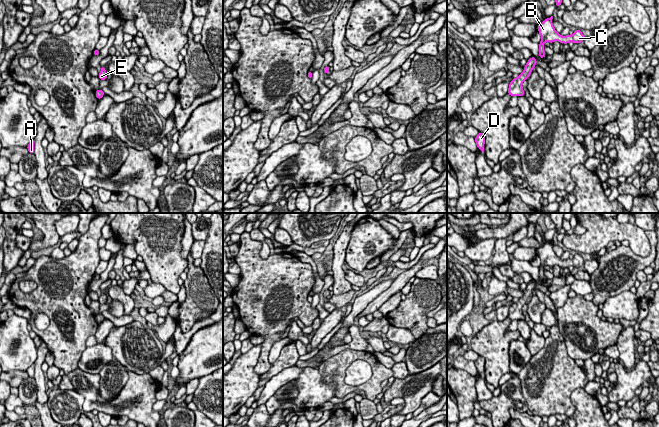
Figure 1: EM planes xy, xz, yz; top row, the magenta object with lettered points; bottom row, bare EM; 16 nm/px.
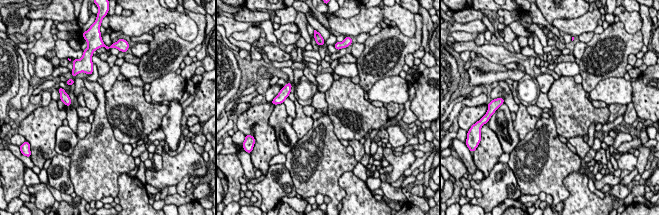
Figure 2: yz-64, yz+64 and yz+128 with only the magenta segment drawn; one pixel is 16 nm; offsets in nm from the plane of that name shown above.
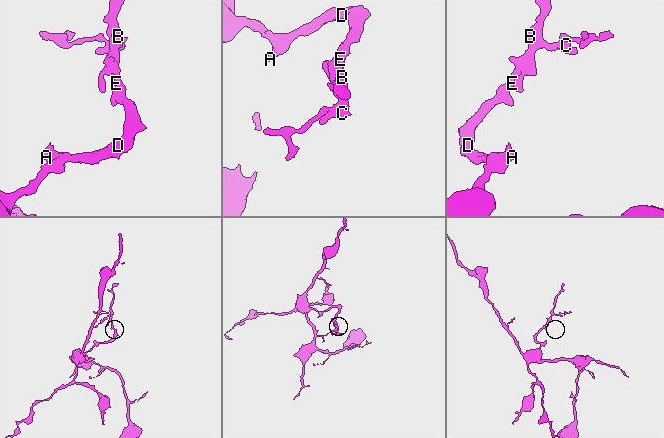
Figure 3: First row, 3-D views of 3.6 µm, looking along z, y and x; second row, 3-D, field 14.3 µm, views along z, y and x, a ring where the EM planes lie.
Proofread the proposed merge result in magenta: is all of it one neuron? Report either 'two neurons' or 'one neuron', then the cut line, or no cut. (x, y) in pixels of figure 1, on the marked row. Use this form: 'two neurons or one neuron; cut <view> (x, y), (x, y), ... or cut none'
one neuron; cut none

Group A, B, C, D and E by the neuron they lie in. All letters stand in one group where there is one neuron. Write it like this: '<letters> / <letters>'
A B C D E

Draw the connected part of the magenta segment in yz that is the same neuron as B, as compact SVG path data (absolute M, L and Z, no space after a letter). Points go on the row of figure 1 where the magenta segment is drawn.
M553 16L550 18L544 19L542 23L538 24L538 32L541 36L541 41L539 43L539 57L545 58L544 43L547 41L553 43L558 41L563 44L568 44L569 42L580 44L584 41L584 35L579 30L576 29L572 35L561 36L554 28L552 23Z

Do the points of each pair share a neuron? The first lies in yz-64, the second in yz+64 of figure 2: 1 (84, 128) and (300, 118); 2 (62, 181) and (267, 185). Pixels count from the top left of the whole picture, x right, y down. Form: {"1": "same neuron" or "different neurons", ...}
{"1": "same neuron", "2": "same neuron"}

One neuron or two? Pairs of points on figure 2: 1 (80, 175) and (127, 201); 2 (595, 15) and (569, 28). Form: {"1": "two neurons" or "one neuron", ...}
{"1": "two neurons", "2": "one neuron"}

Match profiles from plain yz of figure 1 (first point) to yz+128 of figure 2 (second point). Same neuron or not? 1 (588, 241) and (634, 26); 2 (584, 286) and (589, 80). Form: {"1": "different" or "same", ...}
{"1": "same", "2": "different"}

